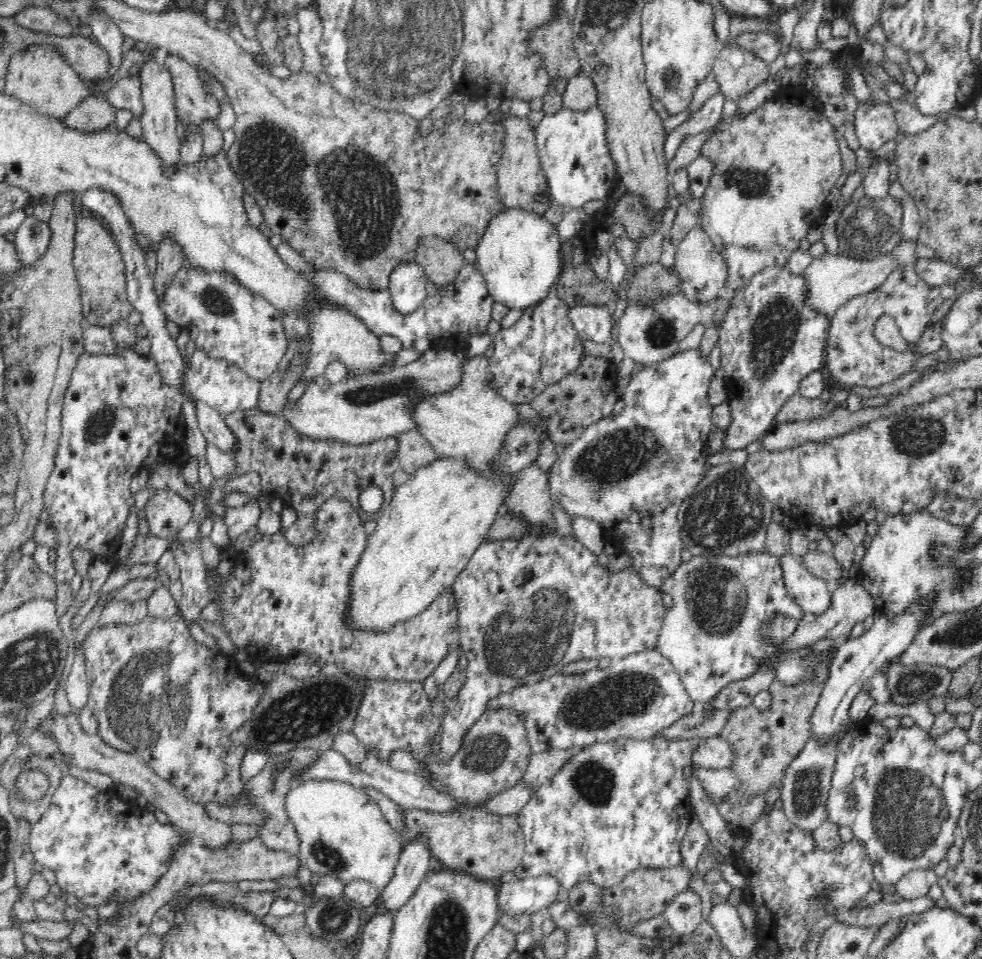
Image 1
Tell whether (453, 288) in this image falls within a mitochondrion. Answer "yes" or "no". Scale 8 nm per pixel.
no

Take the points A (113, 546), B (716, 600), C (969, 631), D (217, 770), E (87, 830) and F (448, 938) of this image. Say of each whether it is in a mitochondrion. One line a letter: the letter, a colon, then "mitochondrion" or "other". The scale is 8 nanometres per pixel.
A: other
B: mitochondrion
C: mitochondrion
D: other
E: other
F: mitochondrion

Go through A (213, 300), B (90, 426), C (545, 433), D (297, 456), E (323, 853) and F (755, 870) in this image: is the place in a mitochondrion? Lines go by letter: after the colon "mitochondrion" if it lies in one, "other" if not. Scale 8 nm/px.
A: mitochondrion
B: mitochondrion
C: other
D: other
E: mitochondrion
F: other

